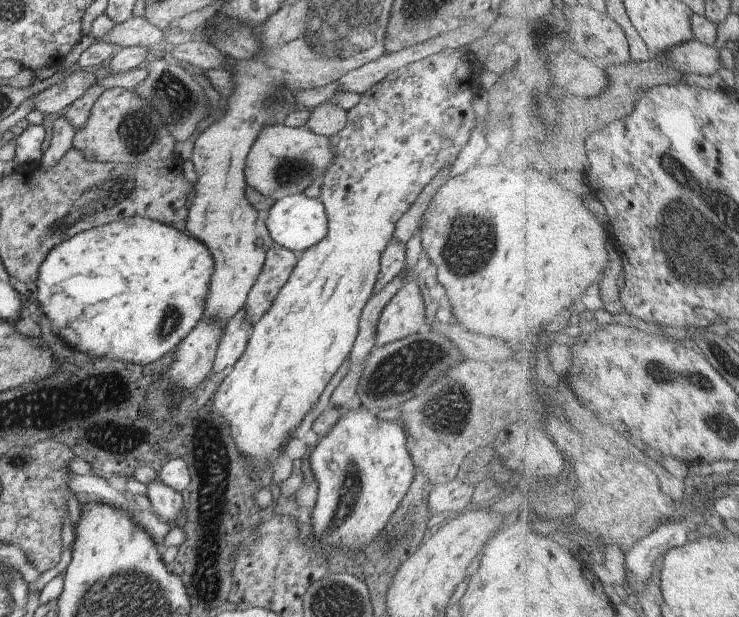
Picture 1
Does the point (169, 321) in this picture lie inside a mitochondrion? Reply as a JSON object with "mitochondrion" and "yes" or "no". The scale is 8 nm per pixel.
{"mitochondrion":"yes"}

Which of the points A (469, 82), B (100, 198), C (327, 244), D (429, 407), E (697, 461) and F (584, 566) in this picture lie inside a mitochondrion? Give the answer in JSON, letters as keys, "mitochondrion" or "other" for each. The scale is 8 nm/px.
{"A":"other","B":"mitochondrion","C":"other","D":"mitochondrion","E":"other","F":"other"}

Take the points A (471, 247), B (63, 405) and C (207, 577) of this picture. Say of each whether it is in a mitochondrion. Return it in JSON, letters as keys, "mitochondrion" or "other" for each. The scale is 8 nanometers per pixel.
{"A":"mitochondrion","B":"other","C":"mitochondrion"}

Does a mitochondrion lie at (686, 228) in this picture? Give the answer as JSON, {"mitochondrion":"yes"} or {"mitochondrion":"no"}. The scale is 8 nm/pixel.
{"mitochondrion":"yes"}

